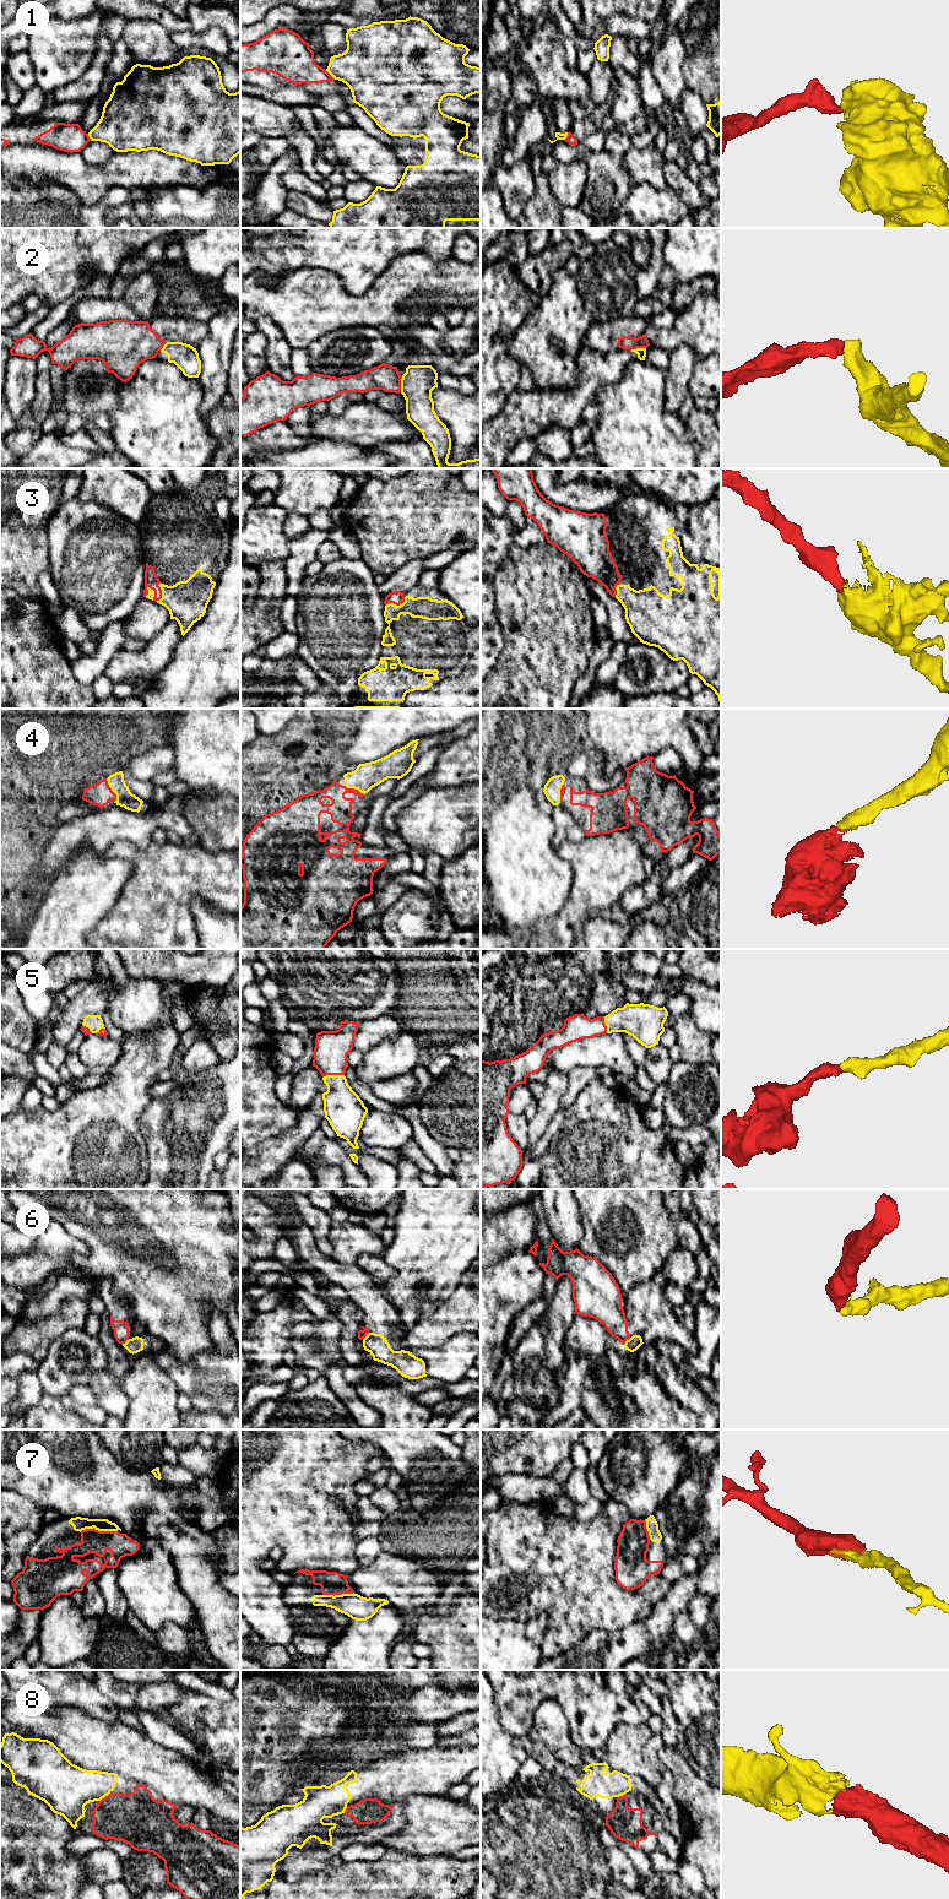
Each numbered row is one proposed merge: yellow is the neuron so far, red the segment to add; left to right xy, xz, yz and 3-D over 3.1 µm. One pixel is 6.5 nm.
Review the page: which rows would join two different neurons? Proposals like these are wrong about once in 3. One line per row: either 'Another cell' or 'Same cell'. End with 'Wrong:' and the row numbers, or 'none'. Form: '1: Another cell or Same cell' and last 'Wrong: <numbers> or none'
1: Another cell
2: Another cell
3: Same cell
4: Same cell
5: Same cell
6: Another cell
7: Same cell
8: Same cell
Wrong: 1, 2, 6

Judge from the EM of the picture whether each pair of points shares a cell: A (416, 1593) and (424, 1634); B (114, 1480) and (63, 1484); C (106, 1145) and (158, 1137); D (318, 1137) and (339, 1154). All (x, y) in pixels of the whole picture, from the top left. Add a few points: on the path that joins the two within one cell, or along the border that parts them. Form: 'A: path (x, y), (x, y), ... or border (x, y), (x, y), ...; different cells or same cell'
A: border (422, 1610), (415, 1613); different cells
B: path (102, 1484), (75, 1484); same cell
C: border (144, 1110), (140, 1129), (148, 1167); different cells
D: border (325, 1137), (315, 1161), (335, 1166); different cells

